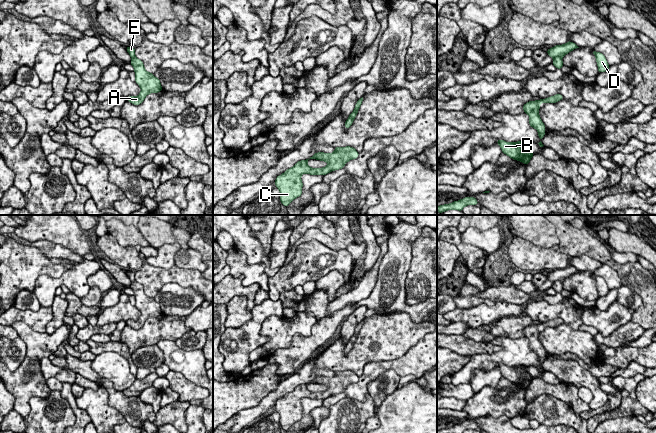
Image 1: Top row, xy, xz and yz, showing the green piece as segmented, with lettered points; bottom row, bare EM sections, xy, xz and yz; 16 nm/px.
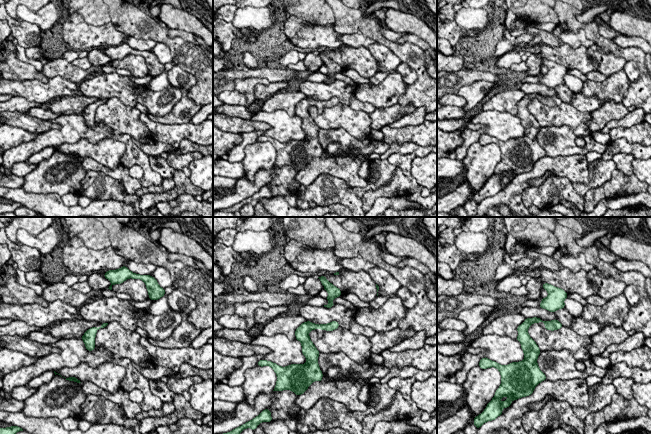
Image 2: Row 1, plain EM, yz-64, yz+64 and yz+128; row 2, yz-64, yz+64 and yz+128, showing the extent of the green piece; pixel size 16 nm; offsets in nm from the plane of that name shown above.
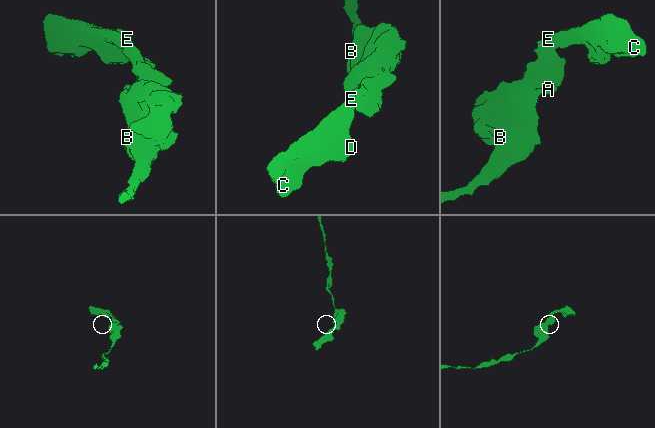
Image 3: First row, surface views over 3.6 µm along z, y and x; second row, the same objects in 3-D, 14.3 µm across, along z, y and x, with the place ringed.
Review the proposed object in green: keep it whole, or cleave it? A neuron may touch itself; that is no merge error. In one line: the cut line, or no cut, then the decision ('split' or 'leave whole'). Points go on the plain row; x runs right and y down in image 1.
cut none; leave whole

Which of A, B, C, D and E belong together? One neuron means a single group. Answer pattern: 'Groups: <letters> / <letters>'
Groups: A B C D E

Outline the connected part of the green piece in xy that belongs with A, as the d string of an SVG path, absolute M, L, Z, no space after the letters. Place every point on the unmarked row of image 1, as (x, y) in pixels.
M126 271L127 276L131 280L131 289L134 291L135 306L141 312L141 316L138 320L128 320L127 325L134 329L140 329L143 327L145 321L150 317L158 317L162 315L160 304L145 294L142 284L139 284L135 280L135 272Z

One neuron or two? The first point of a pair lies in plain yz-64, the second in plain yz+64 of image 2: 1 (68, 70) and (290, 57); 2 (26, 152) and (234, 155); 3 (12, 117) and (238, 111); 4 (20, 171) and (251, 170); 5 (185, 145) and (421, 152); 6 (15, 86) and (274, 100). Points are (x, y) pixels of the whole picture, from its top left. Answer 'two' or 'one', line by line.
1: two
2: one
3: two
4: two
5: one
6: two

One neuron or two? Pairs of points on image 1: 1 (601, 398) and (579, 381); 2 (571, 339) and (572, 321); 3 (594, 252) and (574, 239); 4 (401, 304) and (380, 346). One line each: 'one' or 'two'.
1: one
2: two
3: one
4: two

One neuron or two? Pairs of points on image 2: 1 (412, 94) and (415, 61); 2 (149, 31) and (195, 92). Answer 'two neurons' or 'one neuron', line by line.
1: one neuron
2: one neuron

